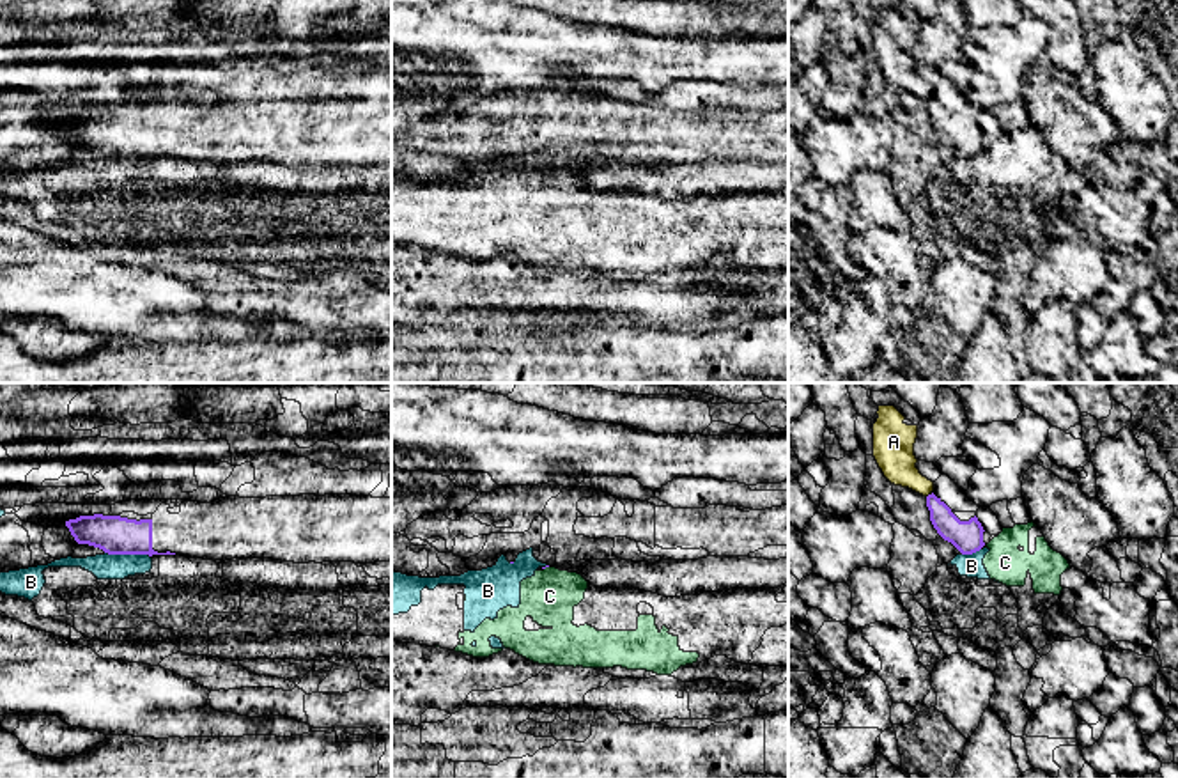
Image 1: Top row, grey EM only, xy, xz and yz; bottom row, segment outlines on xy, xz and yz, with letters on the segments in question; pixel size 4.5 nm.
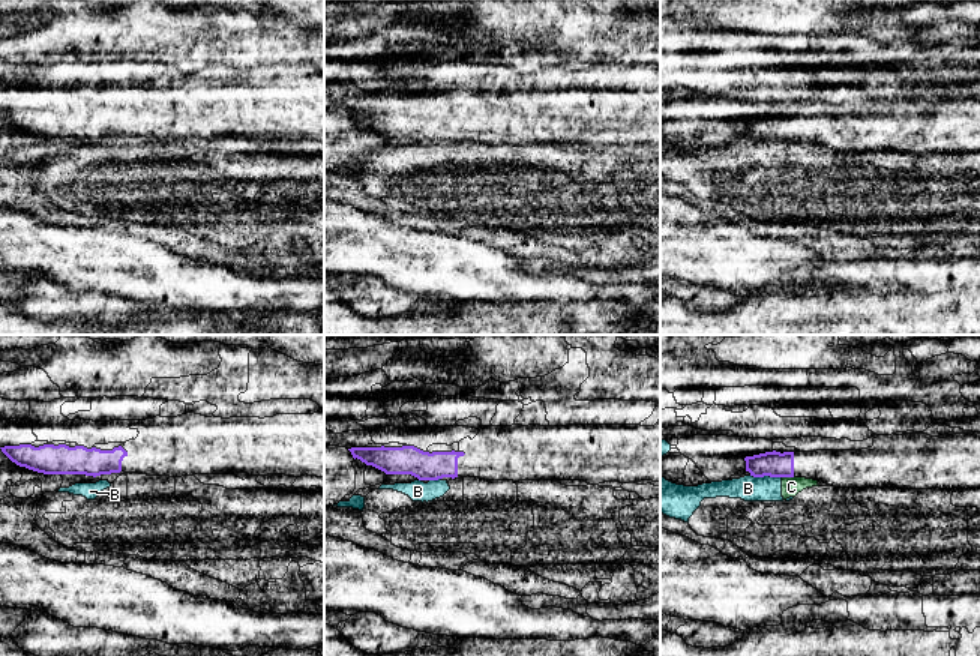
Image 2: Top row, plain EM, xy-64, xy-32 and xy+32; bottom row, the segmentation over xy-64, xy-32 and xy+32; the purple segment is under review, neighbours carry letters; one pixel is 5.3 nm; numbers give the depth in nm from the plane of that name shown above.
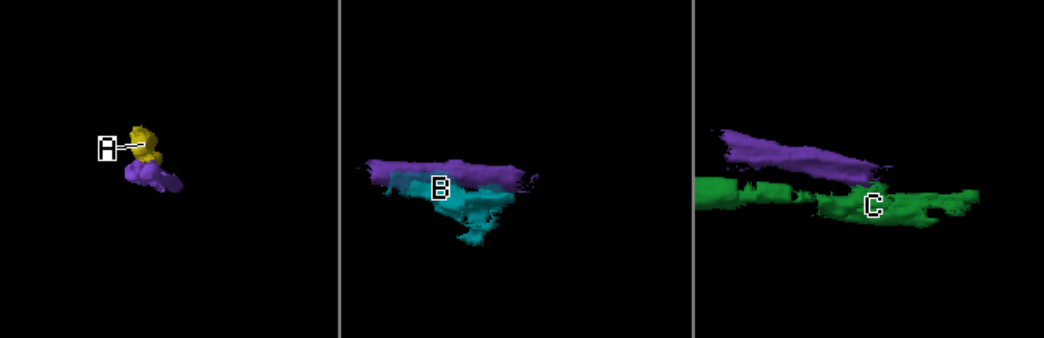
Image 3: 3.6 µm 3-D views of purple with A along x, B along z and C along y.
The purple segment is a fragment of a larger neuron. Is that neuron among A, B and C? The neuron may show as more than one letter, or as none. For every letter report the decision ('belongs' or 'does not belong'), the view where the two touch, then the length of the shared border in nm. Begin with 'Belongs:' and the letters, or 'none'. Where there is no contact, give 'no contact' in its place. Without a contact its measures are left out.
Belongs: none
A: does not belong; meets purple in yz; contact 40 nm long
B: does not belong; meets purple in xy; contact 200 nm long
C: does not belong; meets purple in xz; contact 30 nm long

